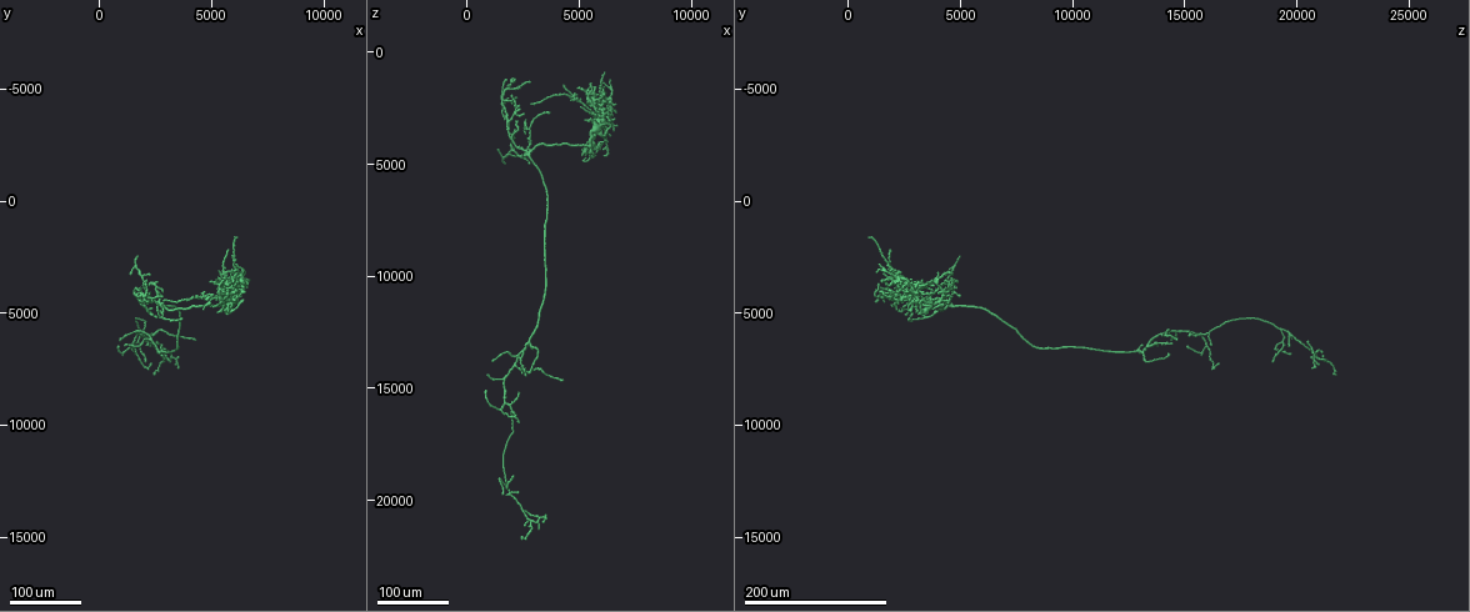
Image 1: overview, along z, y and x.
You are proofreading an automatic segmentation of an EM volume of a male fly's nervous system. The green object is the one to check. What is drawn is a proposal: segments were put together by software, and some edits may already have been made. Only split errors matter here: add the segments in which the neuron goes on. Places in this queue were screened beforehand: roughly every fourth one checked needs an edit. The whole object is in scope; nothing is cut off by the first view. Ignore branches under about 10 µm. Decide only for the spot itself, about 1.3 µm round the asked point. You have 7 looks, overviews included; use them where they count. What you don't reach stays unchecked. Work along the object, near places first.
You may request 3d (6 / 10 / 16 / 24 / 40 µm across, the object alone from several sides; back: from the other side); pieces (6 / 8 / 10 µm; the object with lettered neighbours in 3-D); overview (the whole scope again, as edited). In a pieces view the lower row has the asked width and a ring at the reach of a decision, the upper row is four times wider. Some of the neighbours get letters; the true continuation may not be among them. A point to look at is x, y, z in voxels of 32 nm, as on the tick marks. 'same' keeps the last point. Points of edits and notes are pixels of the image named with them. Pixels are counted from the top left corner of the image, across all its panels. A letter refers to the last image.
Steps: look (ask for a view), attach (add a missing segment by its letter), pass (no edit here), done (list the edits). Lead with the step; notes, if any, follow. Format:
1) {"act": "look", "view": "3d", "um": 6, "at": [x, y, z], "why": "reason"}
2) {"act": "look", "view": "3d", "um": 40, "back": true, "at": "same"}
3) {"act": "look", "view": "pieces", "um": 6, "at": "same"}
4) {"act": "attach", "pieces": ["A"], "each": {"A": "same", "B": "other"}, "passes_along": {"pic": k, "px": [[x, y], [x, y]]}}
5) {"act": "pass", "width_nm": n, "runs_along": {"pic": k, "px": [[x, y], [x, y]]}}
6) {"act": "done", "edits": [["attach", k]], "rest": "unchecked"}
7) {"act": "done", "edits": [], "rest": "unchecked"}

{"act": "look", "view": "3d", "um": 40, "at": [5600, 5100, 3000], "why": "free end"}

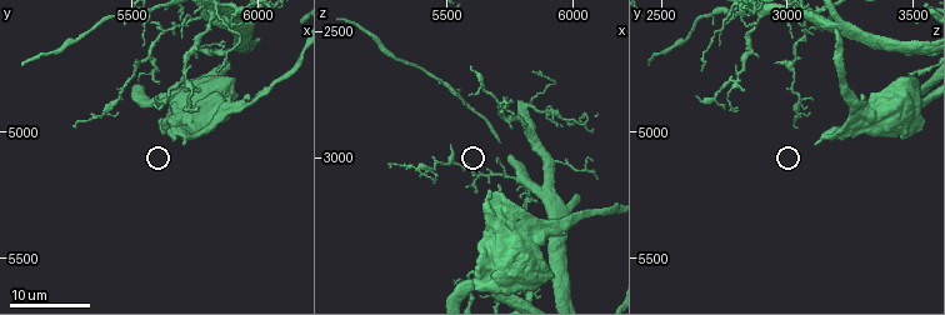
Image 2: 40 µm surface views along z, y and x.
{"act": "look", "view": "pieces", "um": 6, "at": [5700, 5050, 3120], "why": "see the neighbours"}

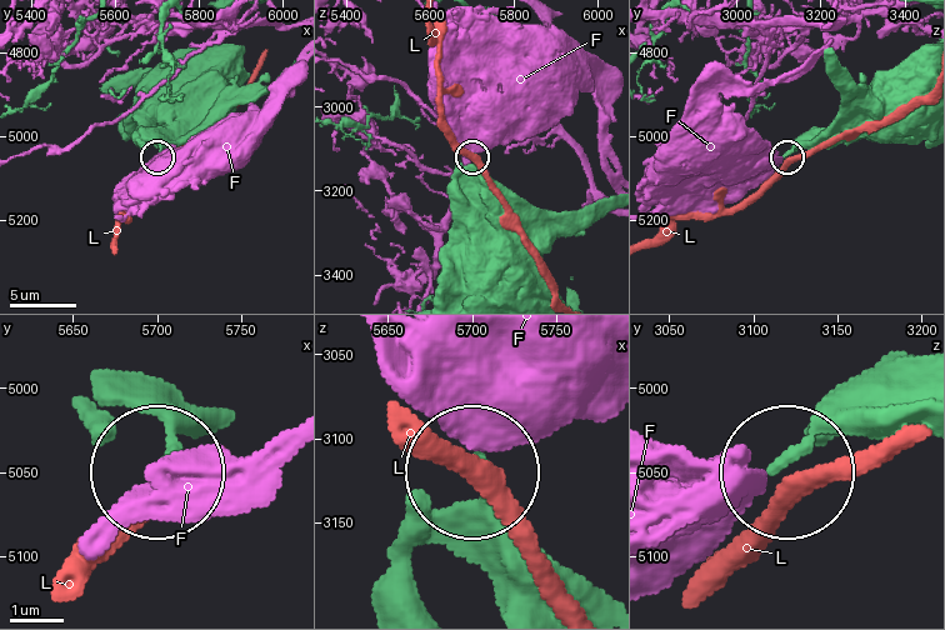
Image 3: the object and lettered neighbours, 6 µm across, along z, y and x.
{"act": "pass", "width_nm": 230, "each": {"F": "other", "L": "other"}, "runs_along": {"pic": 3, "px": [[921, 395], [841, 413], [791, 458]]}, "found": "none of them fits"}

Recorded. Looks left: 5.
{"act": "look", "view": "3d", "um": 16, "at": [5070, 4720, 2440]}

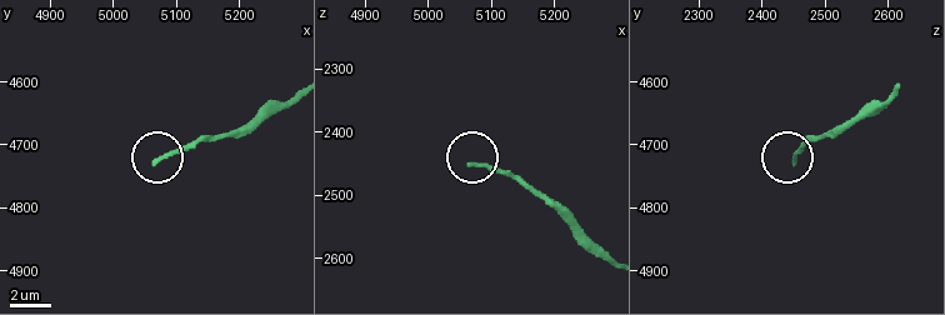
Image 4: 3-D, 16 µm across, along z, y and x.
{"act": "look", "view": "pieces", "um": 10, "at": [5065, 4730, 2450]}

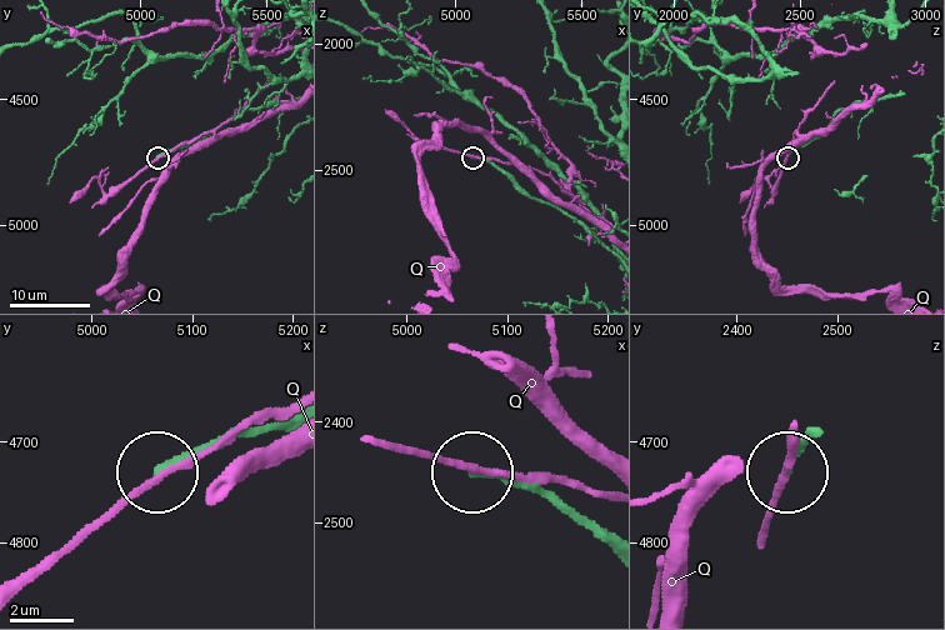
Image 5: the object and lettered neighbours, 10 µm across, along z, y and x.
{"act": "pass", "each": {"Q": "other"}, "runs_along": {"pic": 5, "px": [[608, 545], [535, 491], [474, 473]]}, "found": "none of them fits"}

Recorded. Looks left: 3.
{"act": "look", "view": "3d", "um": 24, "at": [1100, 6800, 15800], "why": "free end"}

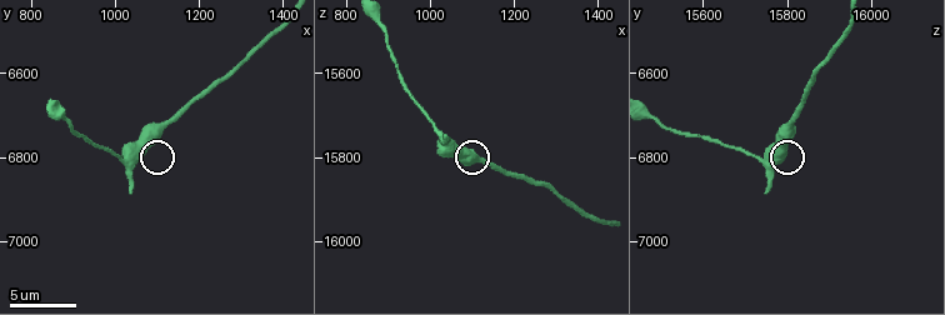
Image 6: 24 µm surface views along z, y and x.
{"act": "look", "view": "pieces", "um": 6, "at": [1045, 6880, 15755]}

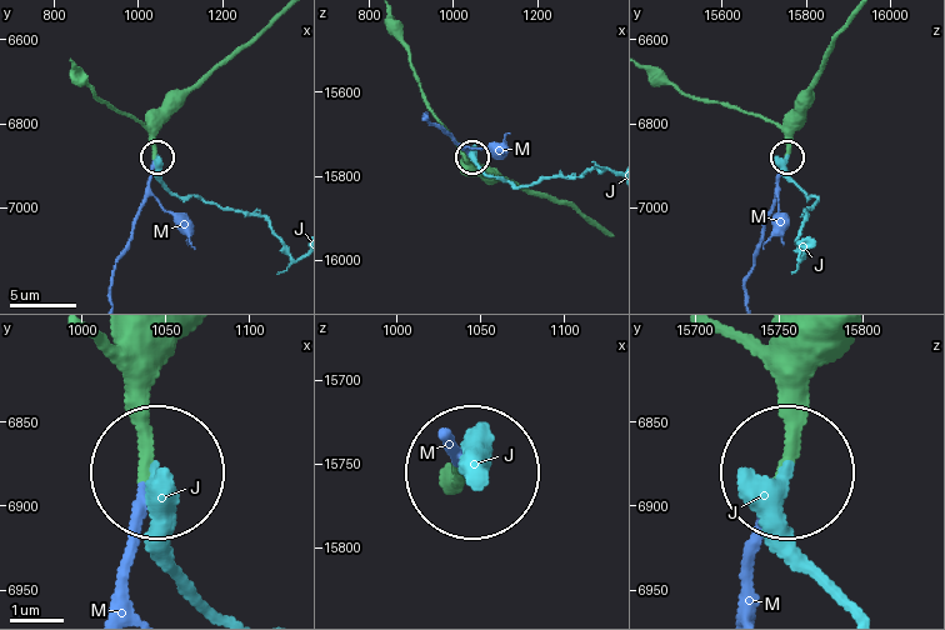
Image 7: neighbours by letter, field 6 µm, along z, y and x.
{"act": "attach", "pieces": ["M"], "each": {"J": "other", "M": "same"}, "passes_along": {"pic": 7, "px": [[164, 123], [155, 139], [148, 193], [116, 263], [111, 293]]}, "found": "the neuron continues"}

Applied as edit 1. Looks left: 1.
{"act": "done", "edits": [["attach", 7]], "rest": "unchecked"}

